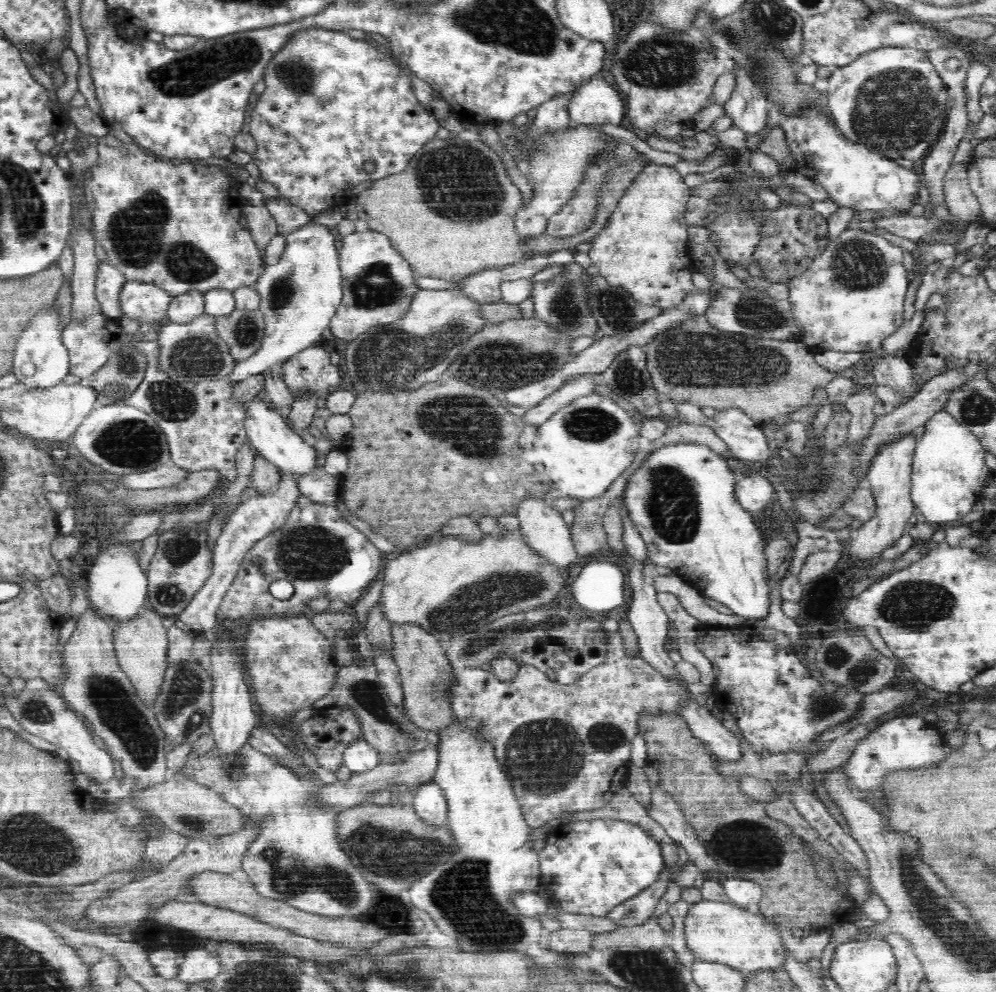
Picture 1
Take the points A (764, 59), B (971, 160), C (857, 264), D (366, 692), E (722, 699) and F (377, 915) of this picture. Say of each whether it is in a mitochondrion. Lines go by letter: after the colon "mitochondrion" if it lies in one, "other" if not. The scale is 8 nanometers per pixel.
A: mitochondrion
B: other
C: mitochondrion
D: mitochondrion
E: other
F: mitochondrion

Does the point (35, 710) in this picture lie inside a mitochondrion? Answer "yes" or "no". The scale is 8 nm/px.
yes

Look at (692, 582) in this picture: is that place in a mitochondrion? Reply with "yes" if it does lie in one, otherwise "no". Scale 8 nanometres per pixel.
no

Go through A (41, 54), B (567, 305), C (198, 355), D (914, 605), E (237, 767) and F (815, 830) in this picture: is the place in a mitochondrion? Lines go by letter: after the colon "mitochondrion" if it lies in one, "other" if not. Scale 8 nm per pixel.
A: other
B: mitochondrion
C: mitochondrion
D: mitochondrion
E: mitochondrion
F: other

